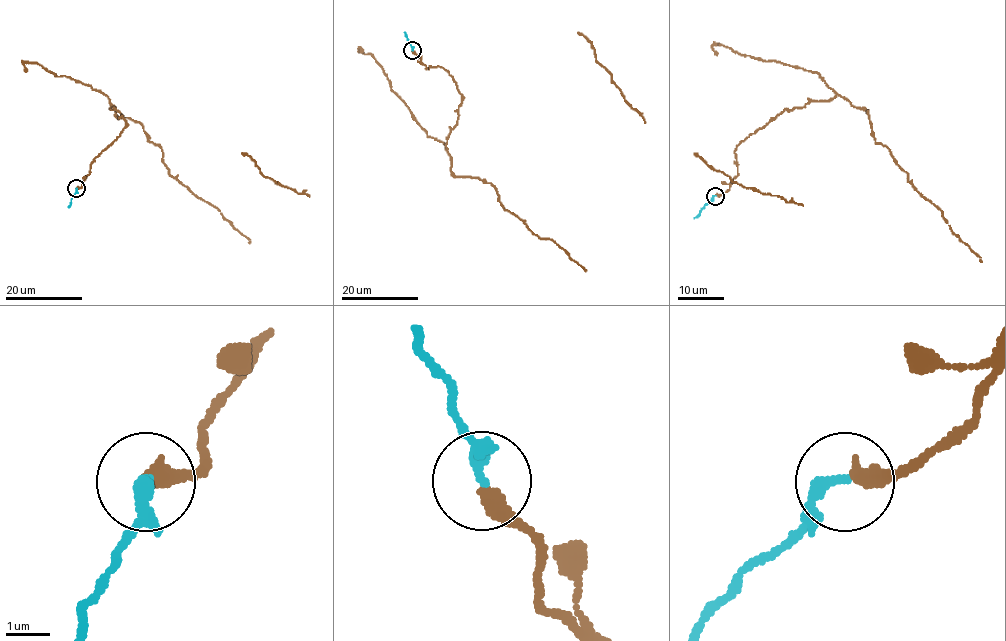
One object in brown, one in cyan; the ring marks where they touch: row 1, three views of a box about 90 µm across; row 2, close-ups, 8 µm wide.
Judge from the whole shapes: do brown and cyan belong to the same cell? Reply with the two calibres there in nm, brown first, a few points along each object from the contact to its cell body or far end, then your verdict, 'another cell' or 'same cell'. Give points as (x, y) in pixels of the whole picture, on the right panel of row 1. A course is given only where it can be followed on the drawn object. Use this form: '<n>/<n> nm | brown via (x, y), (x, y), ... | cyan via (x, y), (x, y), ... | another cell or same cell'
400/320 nm | brown via (716, 195), (737, 175), (734, 152), (750, 135), (786, 109), (840, 94), (867, 110), (875, 141), (982, 262) | cyan via (716, 195), (694, 218) | same cell

